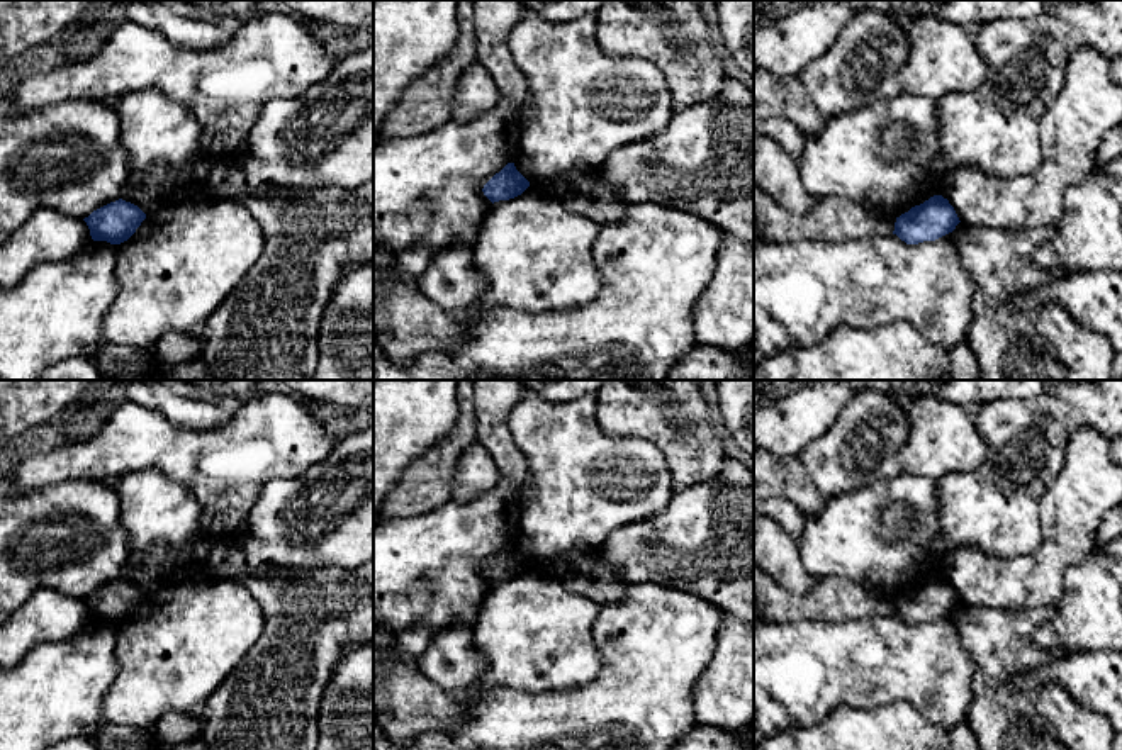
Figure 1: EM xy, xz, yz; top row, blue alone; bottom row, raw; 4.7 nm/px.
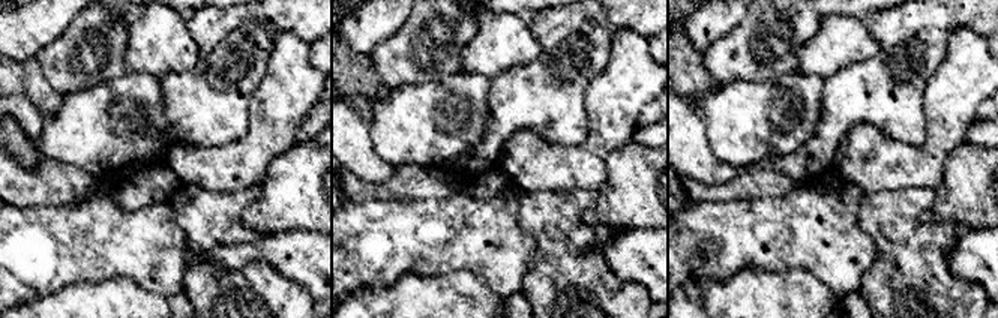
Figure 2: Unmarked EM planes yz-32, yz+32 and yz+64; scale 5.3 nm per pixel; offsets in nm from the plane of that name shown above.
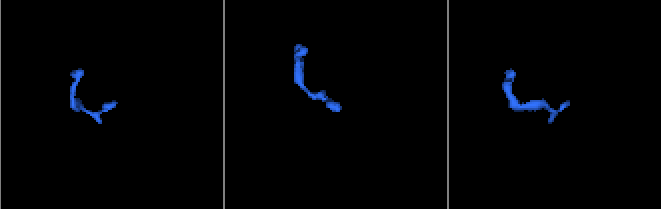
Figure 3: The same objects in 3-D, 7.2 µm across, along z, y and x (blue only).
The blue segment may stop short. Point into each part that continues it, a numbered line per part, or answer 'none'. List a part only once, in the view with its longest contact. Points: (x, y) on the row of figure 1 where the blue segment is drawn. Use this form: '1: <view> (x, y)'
none

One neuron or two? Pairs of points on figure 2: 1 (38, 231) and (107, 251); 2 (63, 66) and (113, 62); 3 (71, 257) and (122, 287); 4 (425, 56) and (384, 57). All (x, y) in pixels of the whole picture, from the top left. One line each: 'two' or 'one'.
1: one
2: one
3: two
4: one

